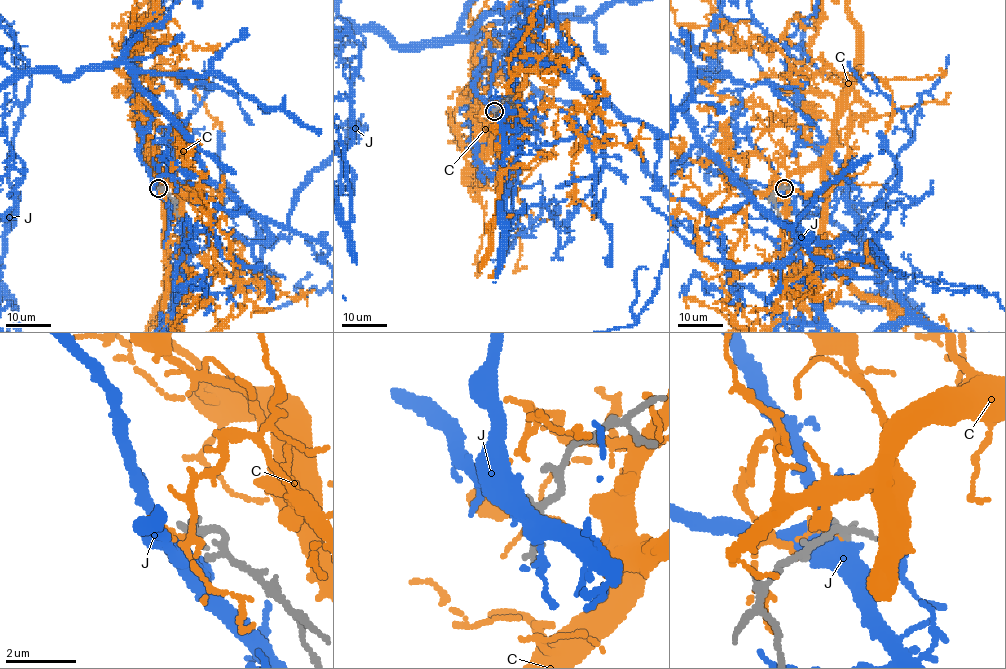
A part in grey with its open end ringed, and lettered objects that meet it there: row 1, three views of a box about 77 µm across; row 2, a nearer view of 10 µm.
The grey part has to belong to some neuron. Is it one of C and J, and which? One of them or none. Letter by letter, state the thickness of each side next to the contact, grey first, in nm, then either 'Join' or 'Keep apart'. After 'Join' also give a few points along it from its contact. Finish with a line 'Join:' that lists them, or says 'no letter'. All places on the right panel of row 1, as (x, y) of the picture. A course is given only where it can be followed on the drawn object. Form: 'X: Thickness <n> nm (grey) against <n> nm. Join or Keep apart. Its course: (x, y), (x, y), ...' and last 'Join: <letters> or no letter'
C: Thickness 200 nm (grey) against 90 nm. Keep apart
J: Thickness 200 nm (grey) against 400 nm. Join
Join: J

